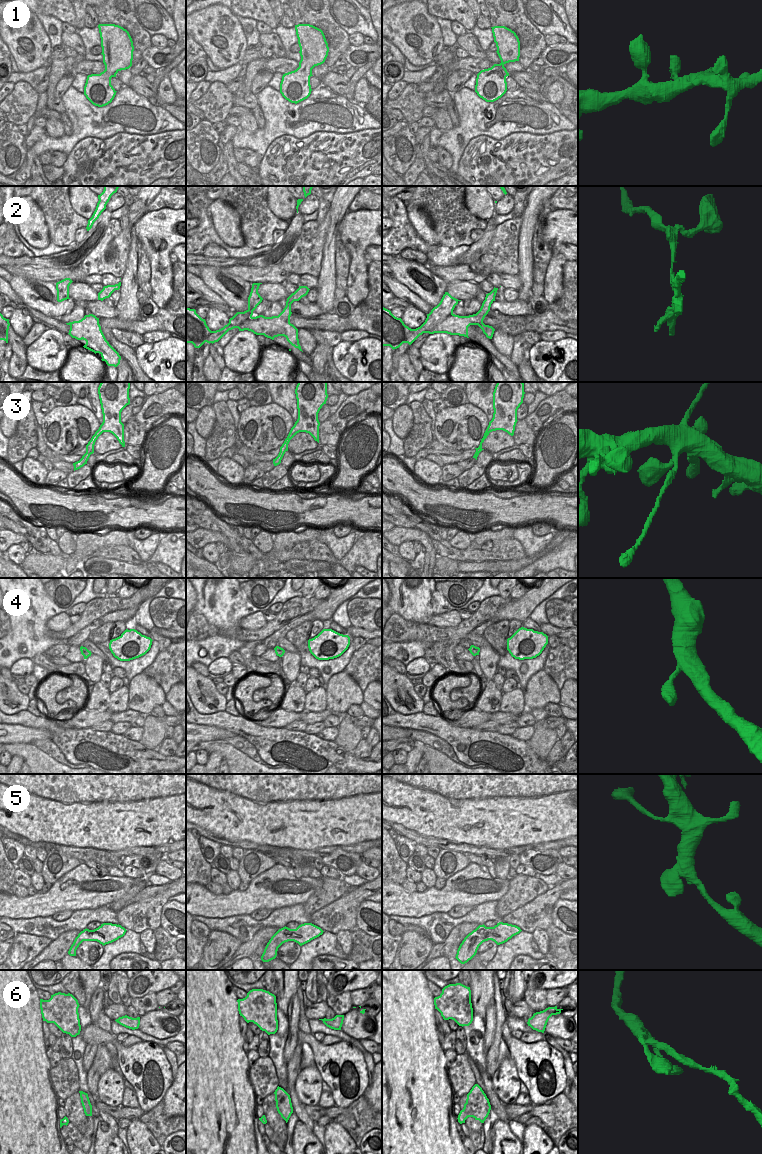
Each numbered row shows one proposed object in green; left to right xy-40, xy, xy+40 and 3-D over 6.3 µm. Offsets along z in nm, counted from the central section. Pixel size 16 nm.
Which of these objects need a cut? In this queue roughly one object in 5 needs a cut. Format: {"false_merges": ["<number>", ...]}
{"false_merges": ["2"]}

